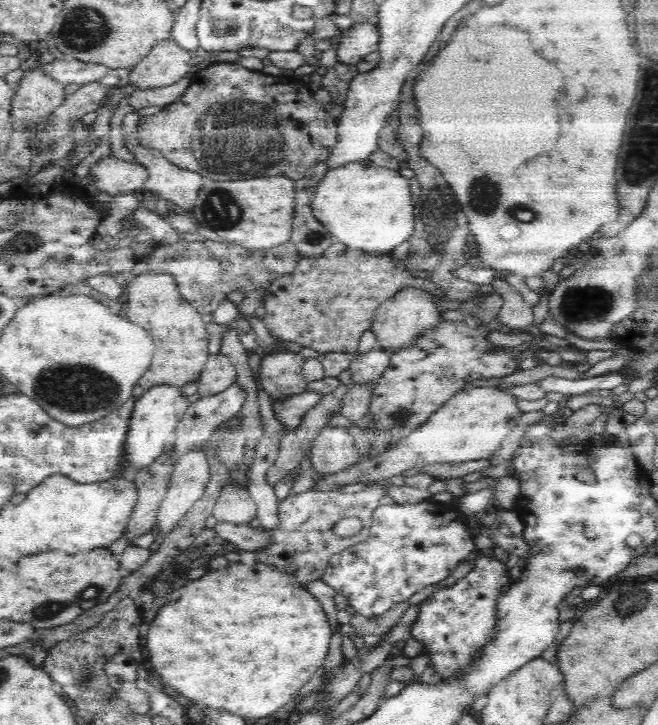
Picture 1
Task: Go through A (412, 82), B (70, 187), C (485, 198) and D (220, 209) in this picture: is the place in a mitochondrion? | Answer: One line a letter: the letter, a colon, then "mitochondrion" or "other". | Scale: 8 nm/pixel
A: other
B: other
C: mitochondrion
D: mitochondrion

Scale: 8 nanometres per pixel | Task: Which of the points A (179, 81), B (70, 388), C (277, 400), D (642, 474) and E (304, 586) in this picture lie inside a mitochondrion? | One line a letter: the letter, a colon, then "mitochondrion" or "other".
A: other
B: mitochondrion
C: other
D: other
E: other

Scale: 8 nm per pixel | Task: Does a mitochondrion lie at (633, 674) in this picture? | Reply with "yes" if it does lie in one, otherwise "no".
no

